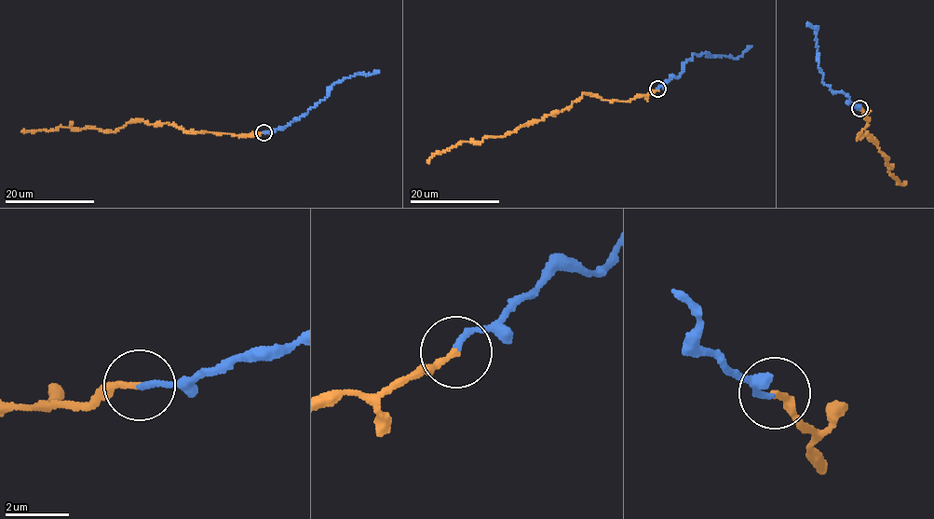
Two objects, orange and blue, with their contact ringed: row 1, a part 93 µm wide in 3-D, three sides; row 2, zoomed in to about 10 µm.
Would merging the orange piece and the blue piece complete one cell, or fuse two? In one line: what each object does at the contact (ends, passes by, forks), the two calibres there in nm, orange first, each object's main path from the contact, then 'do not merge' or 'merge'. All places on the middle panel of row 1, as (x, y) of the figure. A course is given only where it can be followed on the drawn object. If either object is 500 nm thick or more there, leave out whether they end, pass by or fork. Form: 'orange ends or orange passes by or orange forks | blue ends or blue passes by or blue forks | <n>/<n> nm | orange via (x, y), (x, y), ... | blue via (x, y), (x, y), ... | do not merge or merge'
orange ends | blue ends | 200/180 nm | orange via (657, 88), (628, 101), (602, 101), (585, 92), (567, 108), (502, 137), (456, 143), (435, 153), (428, 163) | blue via (657, 88), (679, 75), (684, 61), (693, 54), (708, 52), (713, 56), (736, 58), (751, 46) | do not merge

